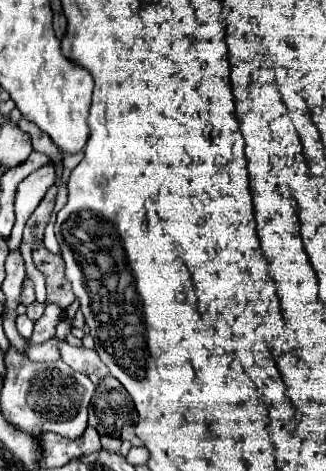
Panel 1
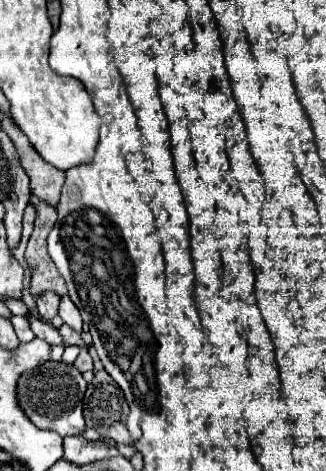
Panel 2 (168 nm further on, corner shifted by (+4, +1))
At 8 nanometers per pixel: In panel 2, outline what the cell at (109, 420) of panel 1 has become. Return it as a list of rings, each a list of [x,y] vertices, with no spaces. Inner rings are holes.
[[[100,370],[94,374],[94,380],[88,384],[84,396],[84,418],[86,426],[94,428],[100,436],[112,438],[118,444],[132,444],[126,430],[128,404],[120,386]]]

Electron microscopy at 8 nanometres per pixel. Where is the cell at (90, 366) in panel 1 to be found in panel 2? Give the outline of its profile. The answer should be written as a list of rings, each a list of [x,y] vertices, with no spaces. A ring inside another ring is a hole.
[[[28,316],[28,322],[30,322],[30,328],[36,334],[36,338],[46,340],[52,346],[64,346],[64,340],[62,340],[60,332],[52,324],[44,324],[44,322],[40,322],[38,318],[32,318],[32,316]]]

